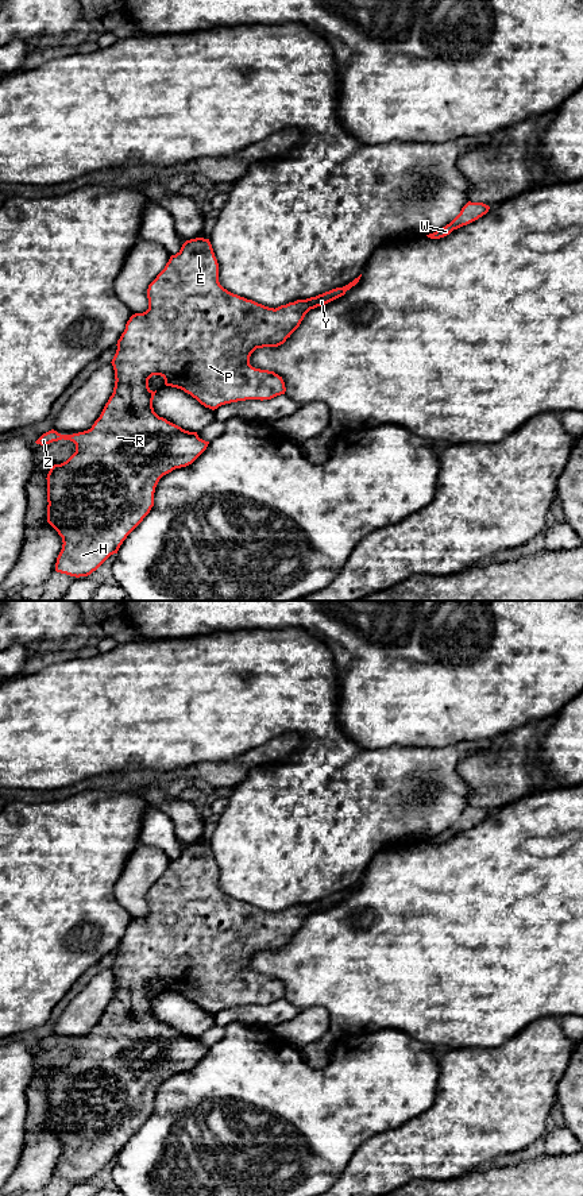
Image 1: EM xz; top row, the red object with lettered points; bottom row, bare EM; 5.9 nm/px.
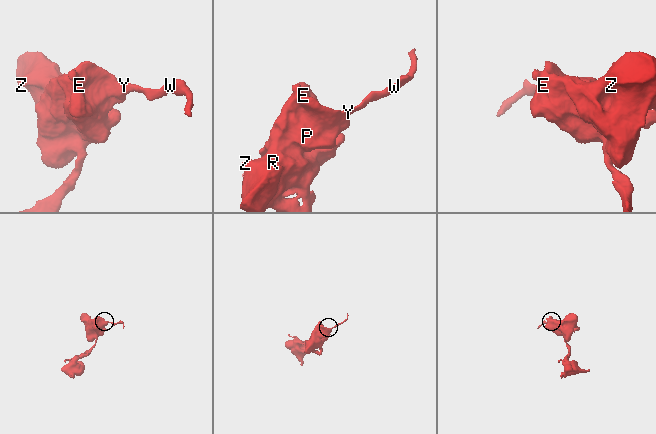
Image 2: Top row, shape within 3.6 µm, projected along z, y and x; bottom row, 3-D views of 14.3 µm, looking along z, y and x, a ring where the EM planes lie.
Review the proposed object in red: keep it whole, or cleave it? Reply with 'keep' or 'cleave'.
keep

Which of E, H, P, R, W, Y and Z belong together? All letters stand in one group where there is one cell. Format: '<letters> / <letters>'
E H P R W Y Z

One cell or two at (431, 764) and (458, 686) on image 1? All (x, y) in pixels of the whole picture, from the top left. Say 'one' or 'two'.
two

